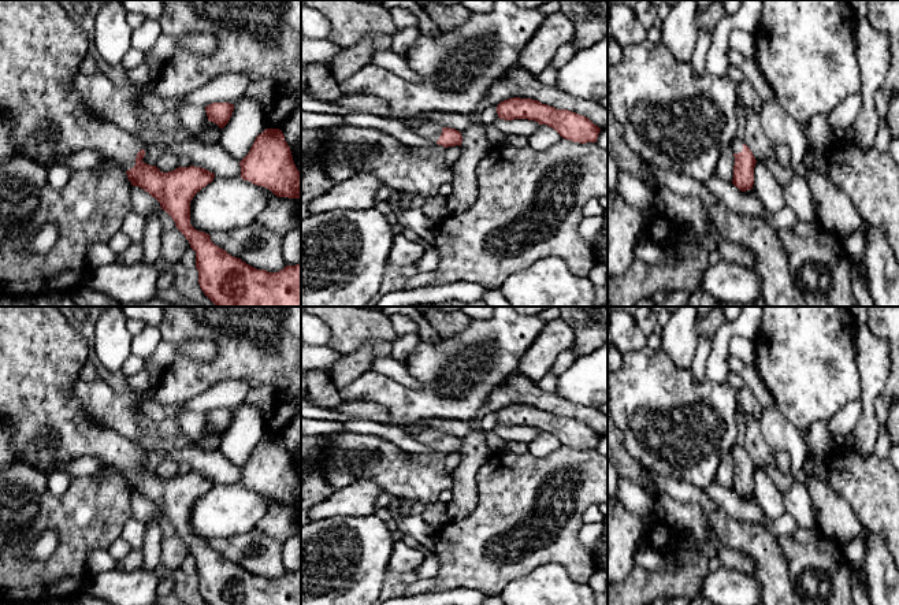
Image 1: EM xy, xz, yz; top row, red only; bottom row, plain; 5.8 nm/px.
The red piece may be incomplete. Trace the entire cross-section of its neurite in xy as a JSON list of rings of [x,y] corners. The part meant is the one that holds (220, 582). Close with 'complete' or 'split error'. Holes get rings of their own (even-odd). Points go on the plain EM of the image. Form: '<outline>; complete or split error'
[[[0,307],[0,423],[14,426],[14,453],[22,456],[26,464],[47,475],[57,464],[81,456],[92,456],[104,464],[115,467],[127,480],[133,493],[138,493],[155,504],[175,528],[177,535],[196,558],[198,590],[208,605],[301,605],[301,569],[286,572],[278,579],[257,576],[238,564],[229,561],[211,548],[209,541],[196,537],[190,531],[190,508],[215,485],[215,480],[201,474],[178,474],[161,479],[156,472],[142,468],[145,449],[120,437],[114,430],[101,428],[86,409],[73,396],[73,383],[88,367],[89,345],[70,324],[57,307]]]; split error

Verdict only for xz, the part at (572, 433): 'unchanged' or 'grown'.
unchanged

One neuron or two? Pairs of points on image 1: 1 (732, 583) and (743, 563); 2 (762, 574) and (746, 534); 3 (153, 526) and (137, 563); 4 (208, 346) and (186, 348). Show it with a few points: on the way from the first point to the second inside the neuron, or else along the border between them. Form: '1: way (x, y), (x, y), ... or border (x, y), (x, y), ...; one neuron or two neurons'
1: border (721, 565), (753, 575); two neurons
2: way (762, 564), (762, 550), (756, 544); one neuron
3: border (141, 549), (144, 567); two neurons
4: way (203, 348), (192, 348); one neuron

